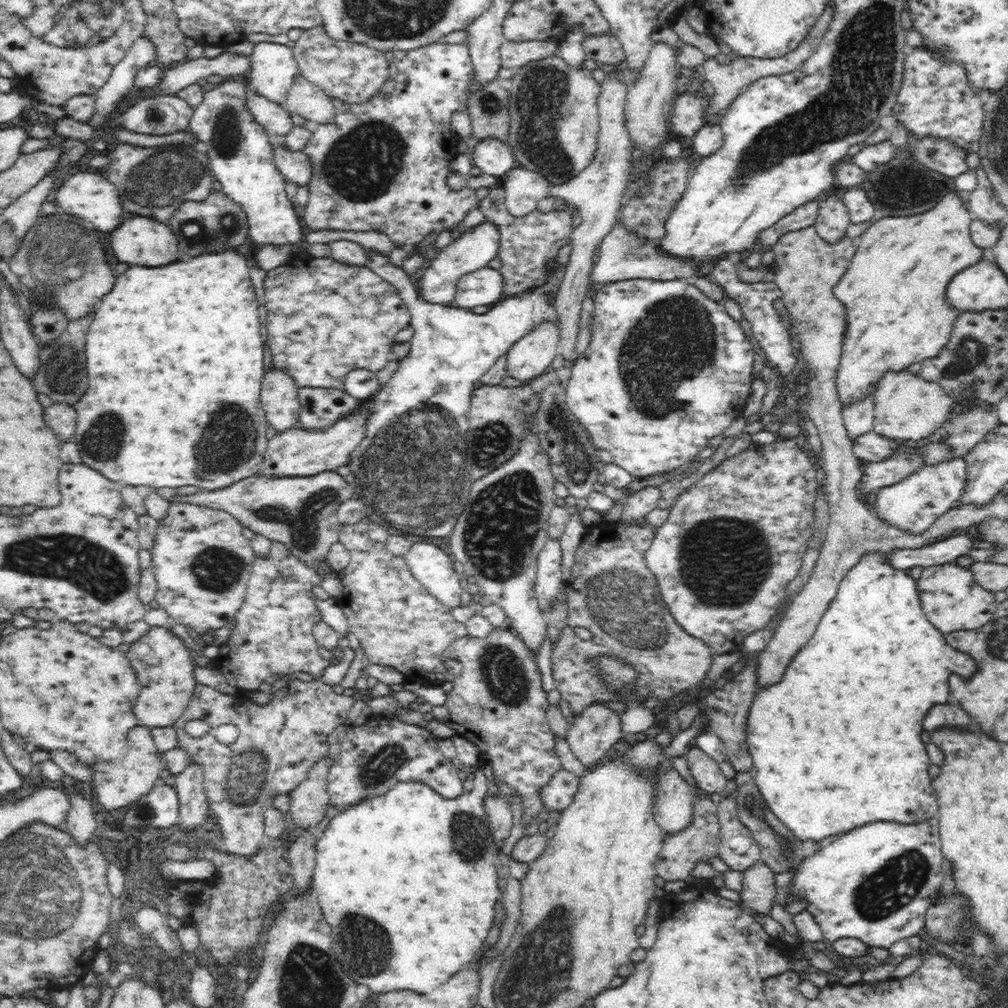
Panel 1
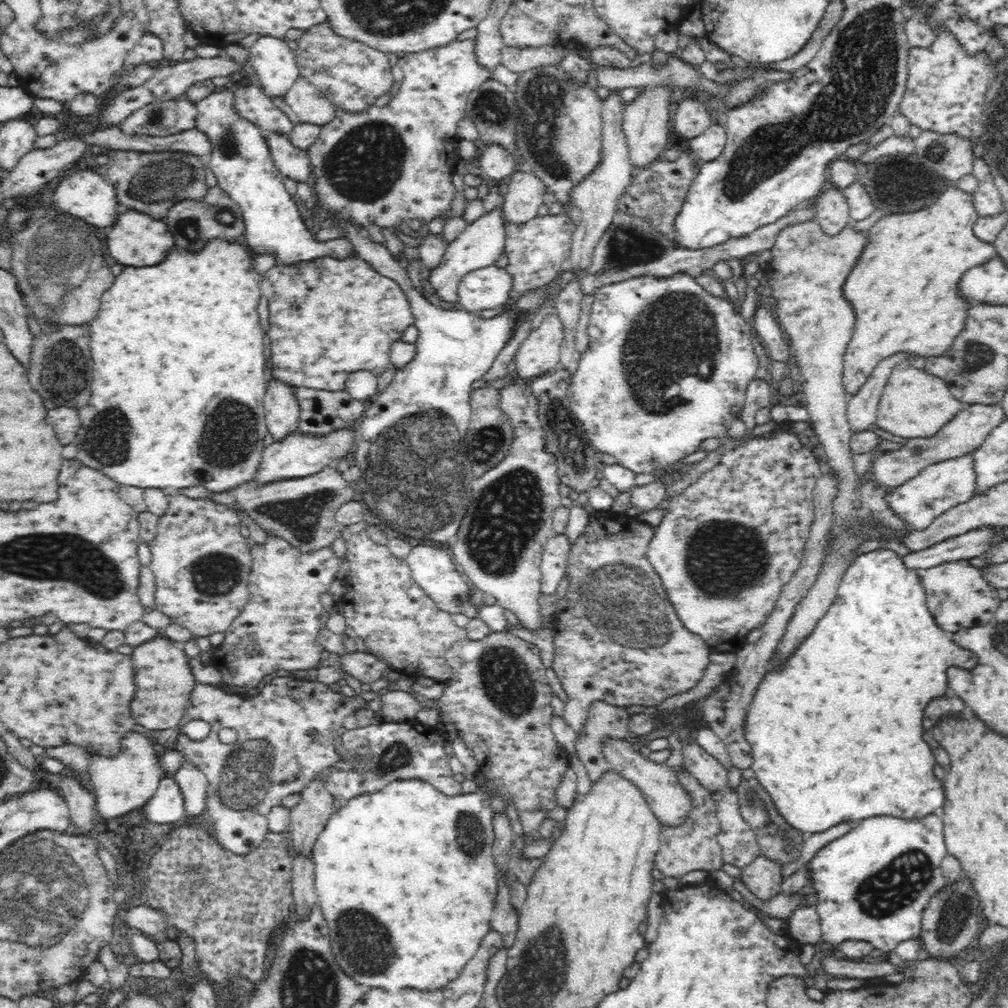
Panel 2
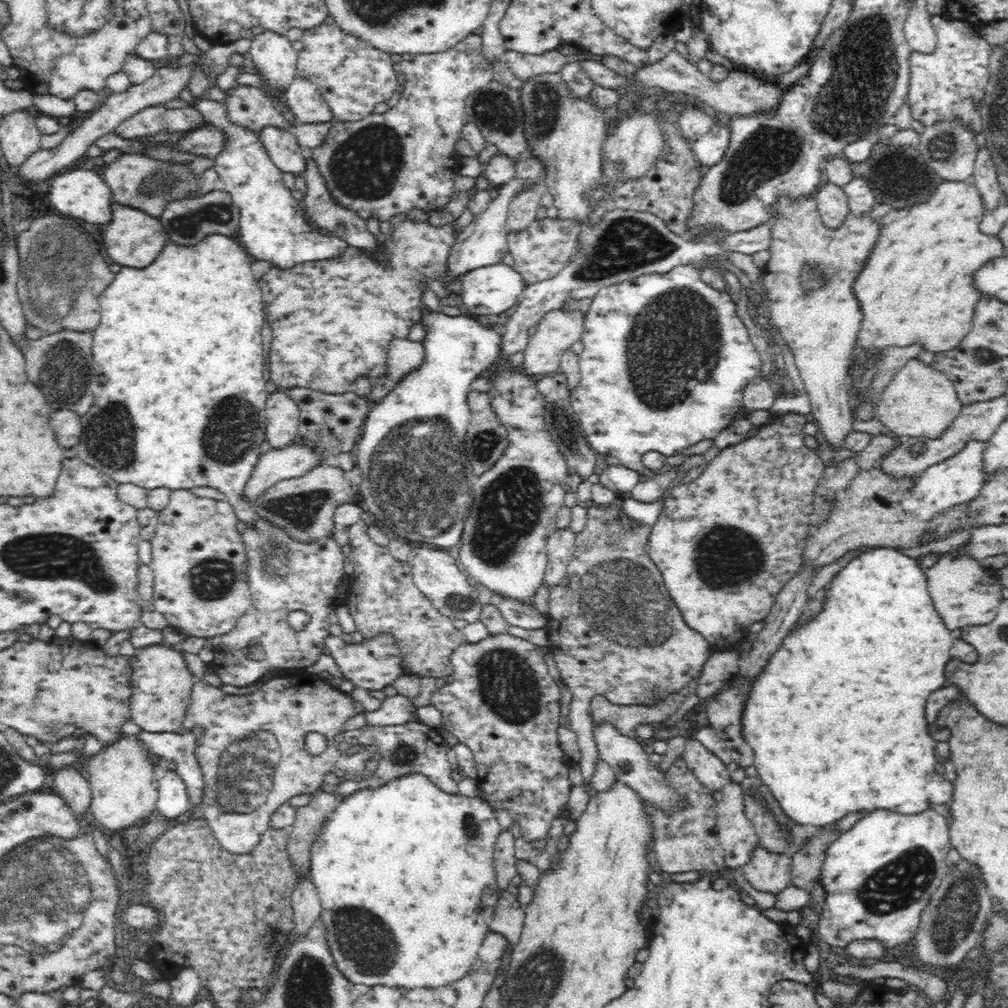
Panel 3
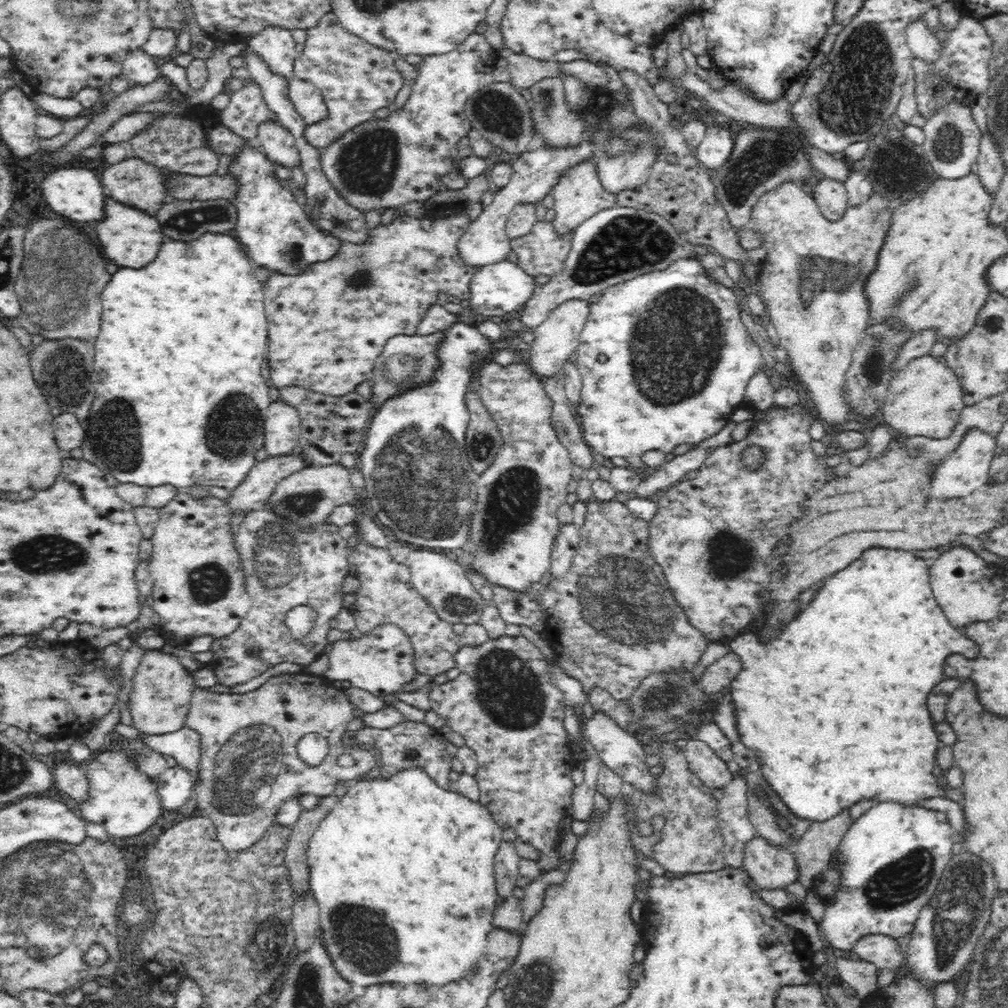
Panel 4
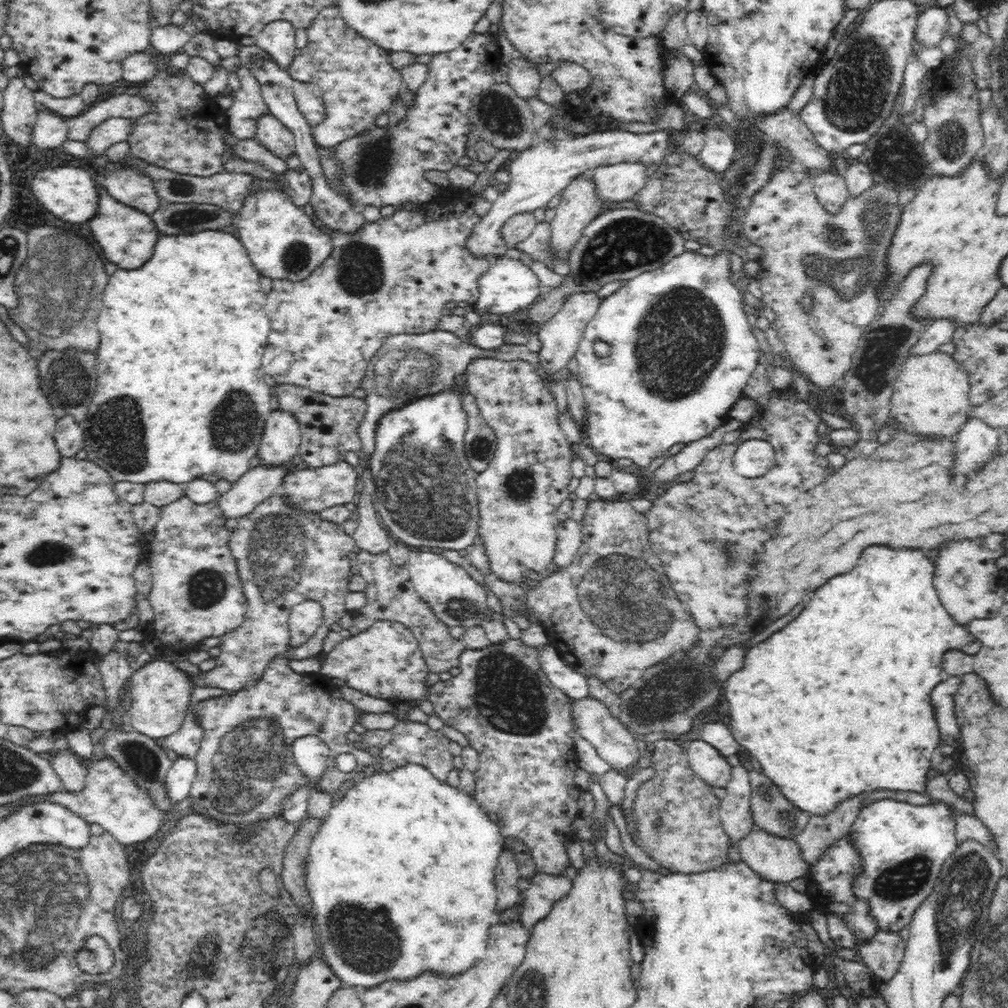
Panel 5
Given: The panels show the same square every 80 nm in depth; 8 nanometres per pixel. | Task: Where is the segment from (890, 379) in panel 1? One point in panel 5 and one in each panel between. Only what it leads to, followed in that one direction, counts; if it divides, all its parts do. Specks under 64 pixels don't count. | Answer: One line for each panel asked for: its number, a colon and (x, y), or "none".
2: (913, 404)
3: (919, 402)
4: (925, 398)
5: (931, 395)

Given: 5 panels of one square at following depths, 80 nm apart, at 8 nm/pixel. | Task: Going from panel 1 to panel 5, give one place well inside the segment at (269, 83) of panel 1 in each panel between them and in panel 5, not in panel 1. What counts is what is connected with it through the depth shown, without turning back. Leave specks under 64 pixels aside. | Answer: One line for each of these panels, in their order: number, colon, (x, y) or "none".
2: (275, 65)
3: (272, 54)
4: (275, 45)
5: (277, 38)

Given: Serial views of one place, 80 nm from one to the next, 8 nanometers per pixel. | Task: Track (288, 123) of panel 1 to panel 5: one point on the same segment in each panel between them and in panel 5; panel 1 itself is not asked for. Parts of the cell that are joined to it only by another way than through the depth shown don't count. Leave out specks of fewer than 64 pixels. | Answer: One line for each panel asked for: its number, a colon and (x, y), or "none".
2: (252, 104)
3: (248, 106)
4: (247, 109)
5: (248, 105)

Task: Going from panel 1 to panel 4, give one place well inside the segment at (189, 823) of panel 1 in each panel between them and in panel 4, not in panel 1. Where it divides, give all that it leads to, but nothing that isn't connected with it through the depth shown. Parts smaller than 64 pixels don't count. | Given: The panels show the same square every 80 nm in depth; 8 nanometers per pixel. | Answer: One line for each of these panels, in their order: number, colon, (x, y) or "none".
2: (193, 783)
3: (179, 747)
4: (184, 746)

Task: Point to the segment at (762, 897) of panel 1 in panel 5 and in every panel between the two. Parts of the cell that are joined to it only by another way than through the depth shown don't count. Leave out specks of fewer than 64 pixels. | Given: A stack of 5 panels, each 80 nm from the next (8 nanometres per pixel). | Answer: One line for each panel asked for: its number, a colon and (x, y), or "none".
2: (762, 877)
3: (768, 872)
4: (769, 867)
5: (779, 860)

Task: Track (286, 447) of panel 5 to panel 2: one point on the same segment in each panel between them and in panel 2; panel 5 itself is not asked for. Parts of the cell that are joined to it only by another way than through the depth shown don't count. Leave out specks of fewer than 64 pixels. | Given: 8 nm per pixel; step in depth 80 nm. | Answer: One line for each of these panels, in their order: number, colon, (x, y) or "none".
2: (281, 407)
3: (282, 416)
4: (282, 426)

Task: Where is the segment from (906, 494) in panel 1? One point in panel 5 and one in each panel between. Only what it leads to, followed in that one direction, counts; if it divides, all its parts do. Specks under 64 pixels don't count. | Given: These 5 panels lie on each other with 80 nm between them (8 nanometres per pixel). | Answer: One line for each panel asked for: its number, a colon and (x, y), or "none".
2: (940, 486)
3: (959, 479)
4: (965, 469)
5: (977, 441)

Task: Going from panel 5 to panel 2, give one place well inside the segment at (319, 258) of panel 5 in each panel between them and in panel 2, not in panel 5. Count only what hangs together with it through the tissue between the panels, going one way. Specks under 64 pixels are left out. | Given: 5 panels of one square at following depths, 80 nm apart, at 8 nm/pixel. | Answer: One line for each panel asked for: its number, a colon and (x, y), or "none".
2: (240, 159)
3: (273, 226)
4: (276, 233)

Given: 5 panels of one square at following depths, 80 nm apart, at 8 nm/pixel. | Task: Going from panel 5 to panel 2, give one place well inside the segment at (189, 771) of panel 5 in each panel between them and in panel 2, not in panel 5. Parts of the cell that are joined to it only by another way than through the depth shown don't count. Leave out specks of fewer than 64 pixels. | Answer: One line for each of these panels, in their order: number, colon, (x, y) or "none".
2: (166, 806)
3: (172, 801)
4: (175, 786)

